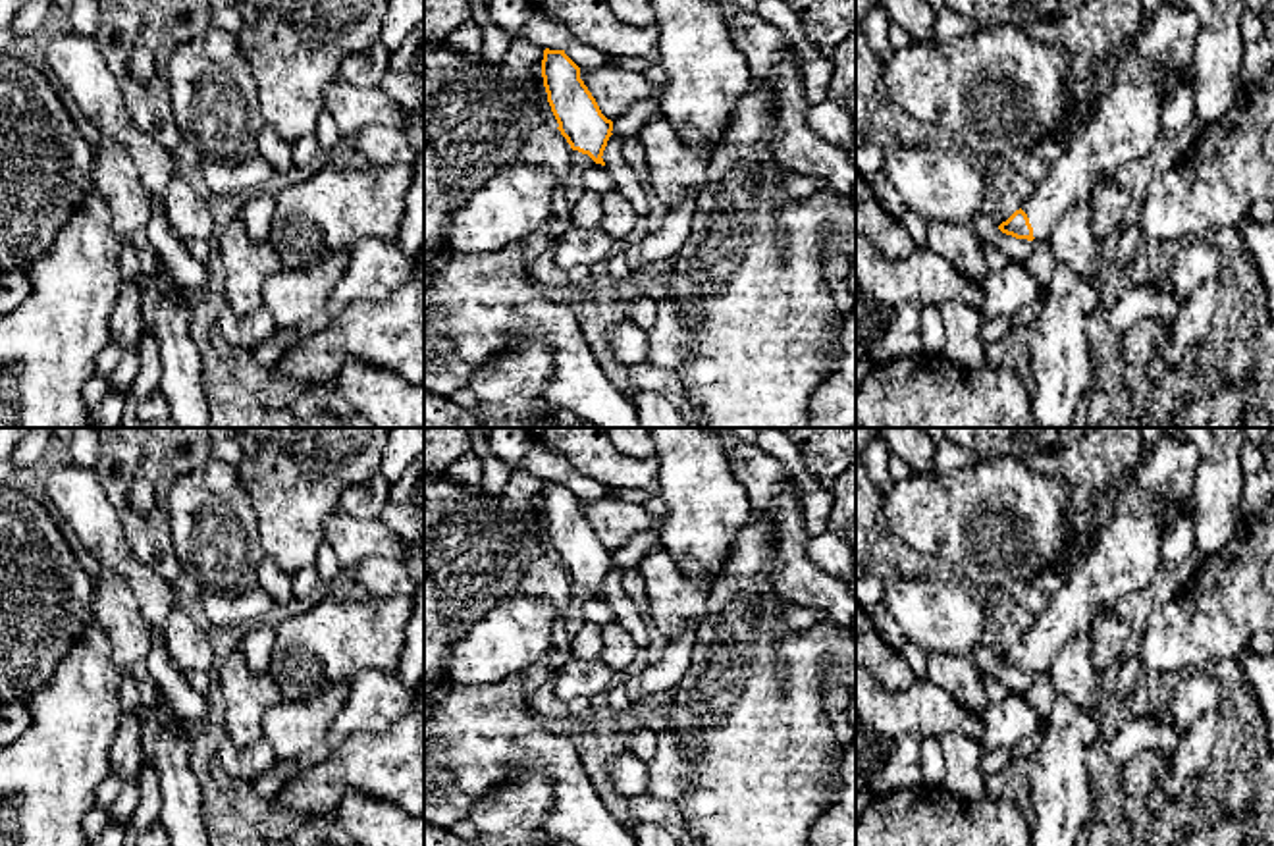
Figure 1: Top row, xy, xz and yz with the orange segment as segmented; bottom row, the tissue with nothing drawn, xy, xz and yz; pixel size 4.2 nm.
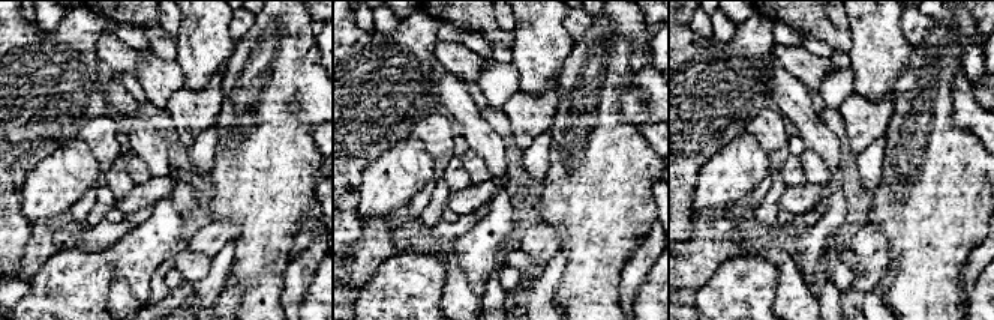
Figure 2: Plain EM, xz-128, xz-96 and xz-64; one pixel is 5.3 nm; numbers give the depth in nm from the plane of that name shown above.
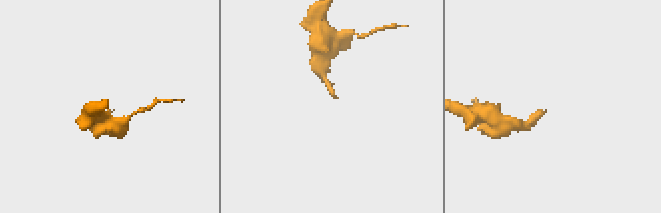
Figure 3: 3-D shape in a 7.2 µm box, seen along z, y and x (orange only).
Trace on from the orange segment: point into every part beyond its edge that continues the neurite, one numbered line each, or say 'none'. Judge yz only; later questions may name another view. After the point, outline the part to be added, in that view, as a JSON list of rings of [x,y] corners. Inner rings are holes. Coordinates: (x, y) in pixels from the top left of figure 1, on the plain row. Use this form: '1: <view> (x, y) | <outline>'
1: yz (1124, 555) | [[[1166,432],[1158,443],[1141,449],[1137,464],[1129,472],[1131,482],[1120,493],[1106,526],[1022,638],[1037,673],[1047,673],[1066,644],[1089,632],[1104,605],[1143,590],[1153,580],[1158,570],[1160,538],[1166,530],[1166,505],[1193,497],[1199,466],[1201,451],[1185,434]]]

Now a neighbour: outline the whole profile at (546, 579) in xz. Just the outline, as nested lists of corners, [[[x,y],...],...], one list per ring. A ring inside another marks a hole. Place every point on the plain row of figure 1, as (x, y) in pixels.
[[[542,557],[530,565],[520,578],[520,592],[544,597],[551,603],[553,613],[565,613],[572,601],[571,576],[559,561]]]

